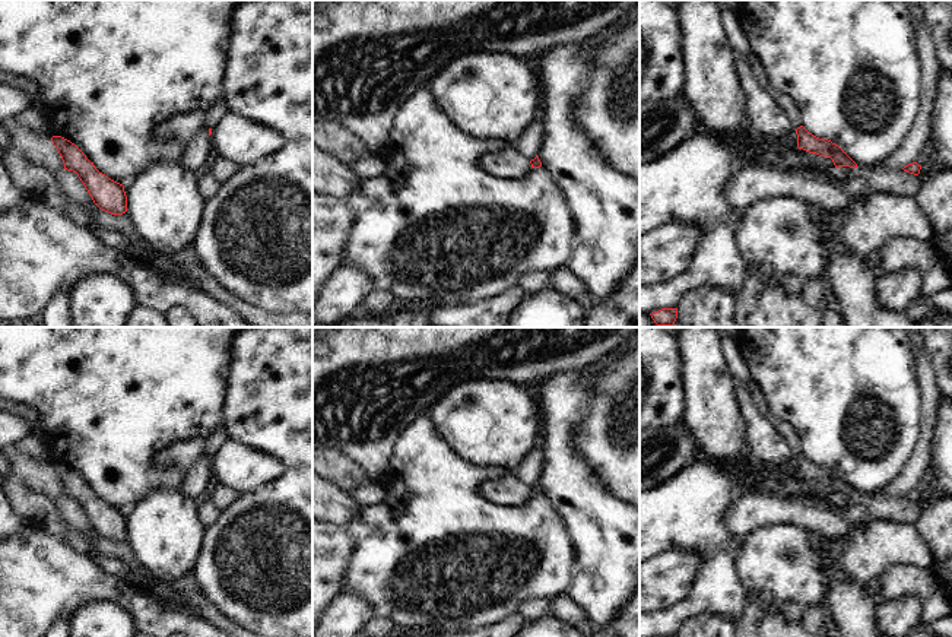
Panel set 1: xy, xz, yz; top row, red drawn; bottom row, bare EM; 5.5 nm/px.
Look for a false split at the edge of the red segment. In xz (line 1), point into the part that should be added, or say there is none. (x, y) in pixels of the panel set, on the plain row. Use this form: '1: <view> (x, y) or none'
1: none

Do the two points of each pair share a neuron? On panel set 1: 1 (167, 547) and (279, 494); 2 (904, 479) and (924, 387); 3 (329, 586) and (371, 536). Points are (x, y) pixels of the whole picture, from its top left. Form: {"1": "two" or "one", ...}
{"1": "two", "2": "one", "3": "two"}

